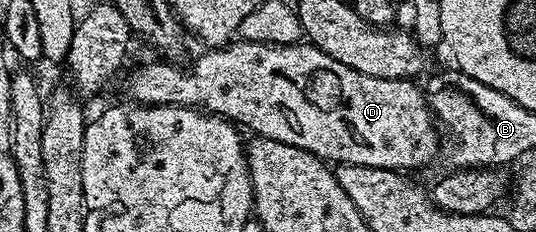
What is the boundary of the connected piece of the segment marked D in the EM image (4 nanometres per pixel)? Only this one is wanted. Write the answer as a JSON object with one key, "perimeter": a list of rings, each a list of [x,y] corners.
{"perimeter":[[[233,41],[203,53],[197,57],[192,71],[172,67],[176,65],[168,61],[155,61],[138,68],[132,75],[131,102],[146,107],[176,105],[203,109],[241,128],[249,127],[253,136],[294,145],[332,165],[366,165],[408,173],[411,167],[424,167],[435,155],[437,158],[438,124],[419,82],[358,73],[307,41],[290,45]]]}

